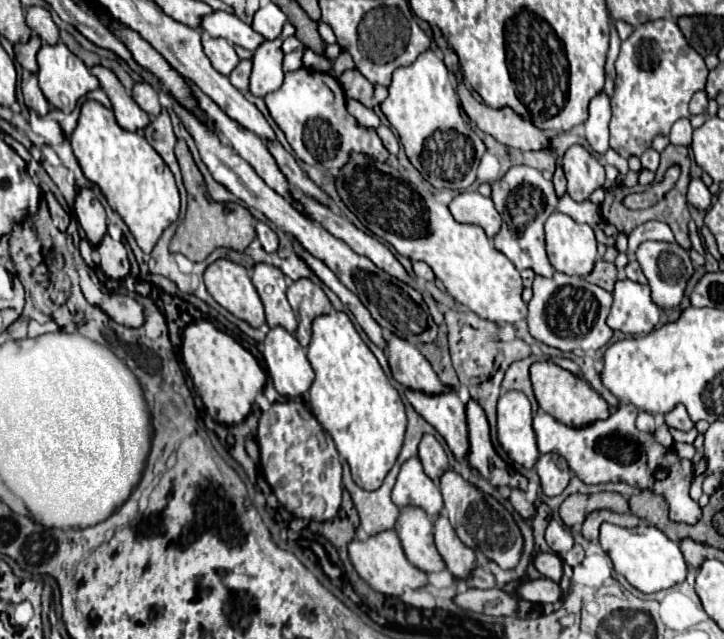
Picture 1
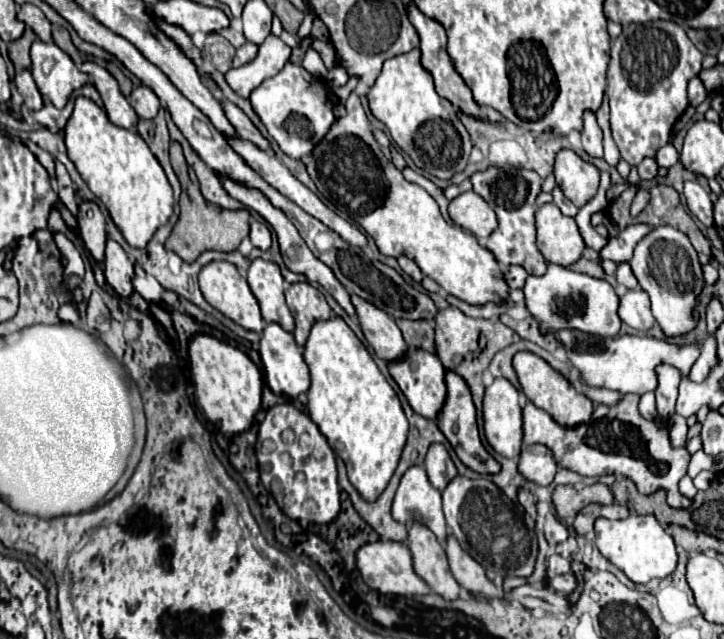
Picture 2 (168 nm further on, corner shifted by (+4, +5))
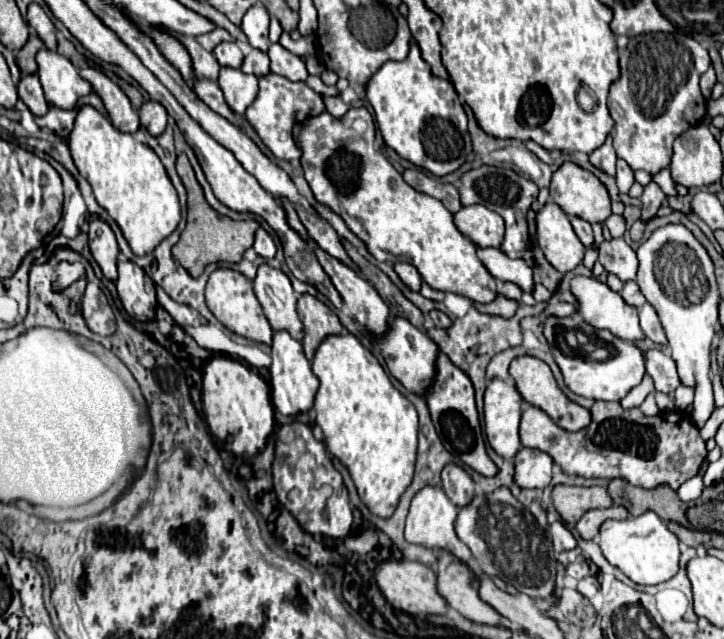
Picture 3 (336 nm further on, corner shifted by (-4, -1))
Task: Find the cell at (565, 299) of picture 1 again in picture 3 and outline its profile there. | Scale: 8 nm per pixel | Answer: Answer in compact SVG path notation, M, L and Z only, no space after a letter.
M574 276L570 280L570 290L578 298L578 314L584 316L584 320L596 328L606 328L618 338L626 342L636 342L644 338L644 332L638 324L638 310L634 306L628 306L622 296L614 290L610 290L604 282L598 282L596 278L584 278L584 276Z

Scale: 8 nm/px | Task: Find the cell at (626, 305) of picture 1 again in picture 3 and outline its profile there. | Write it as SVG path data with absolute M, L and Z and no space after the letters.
M648 302L640 308L640 326L642 326L644 334L646 334L652 342L656 342L656 344L660 344L660 346L666 346L666 344L668 344L668 340L666 340L666 336L664 336L664 328L662 328L662 324L660 324L660 318L658 318L656 310L652 308L652 304L648 304Z

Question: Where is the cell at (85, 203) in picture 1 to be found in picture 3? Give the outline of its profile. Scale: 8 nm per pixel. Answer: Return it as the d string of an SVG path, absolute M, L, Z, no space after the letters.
M94 220L90 224L90 232L88 232L88 246L90 246L92 258L102 268L104 278L114 282L118 276L116 274L116 260L118 260L120 248L118 248L112 228L102 220Z

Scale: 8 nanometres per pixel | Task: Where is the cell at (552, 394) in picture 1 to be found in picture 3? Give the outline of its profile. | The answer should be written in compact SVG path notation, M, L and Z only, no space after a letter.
M534 356L514 358L512 364L510 364L510 376L514 378L520 396L522 396L528 404L532 404L532 406L544 410L560 428L564 428L564 430L568 430L568 432L578 432L578 430L582 430L582 428L586 428L586 426L590 424L590 412L588 412L586 408L578 406L576 402L568 400L568 398L560 392L560 388L556 386L554 376L552 376L552 372L550 372L550 368L548 368L542 360L534 358Z

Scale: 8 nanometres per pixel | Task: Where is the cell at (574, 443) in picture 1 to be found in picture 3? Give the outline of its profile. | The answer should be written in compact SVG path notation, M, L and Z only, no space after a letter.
M598 400L590 408L590 414L592 414L592 422L586 428L578 432L566 432L564 428L556 426L546 412L530 406L522 412L520 442L522 446L538 448L546 452L554 460L554 464L558 464L568 474L576 474L584 478L624 478L630 484L640 486L640 488L654 488L658 484L670 484L674 490L678 490L686 478L692 478L698 474L698 468L706 458L706 442L700 438L696 424L692 424L692 420L684 412L678 412L678 414L660 412L658 416L648 418L640 412L640 408L626 410L620 406L620 402Z

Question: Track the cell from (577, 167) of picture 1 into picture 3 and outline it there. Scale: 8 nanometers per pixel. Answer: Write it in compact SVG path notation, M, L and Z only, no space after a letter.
M564 162L554 172L550 196L568 216L578 216L590 224L604 224L612 214L610 196L604 184L572 162Z

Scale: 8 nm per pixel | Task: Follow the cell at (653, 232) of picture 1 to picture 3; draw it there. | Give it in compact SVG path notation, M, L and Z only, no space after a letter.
M624 238L604 240L598 246L598 262L604 266L606 272L616 274L622 282L636 278L638 258L636 252L624 242Z

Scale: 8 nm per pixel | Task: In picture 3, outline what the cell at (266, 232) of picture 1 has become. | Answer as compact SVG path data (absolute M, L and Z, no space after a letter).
M258 228L258 232L256 232L256 240L254 240L254 246L252 246L252 248L254 248L256 254L262 256L264 260L274 258L274 254L276 254L274 240L272 240L272 236L270 236L264 228Z

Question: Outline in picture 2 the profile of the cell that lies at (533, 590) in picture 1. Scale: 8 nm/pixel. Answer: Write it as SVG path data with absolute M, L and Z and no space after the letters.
M574 574L554 576L554 578L552 578L552 588L554 588L558 594L572 594L572 590L576 588L576 578L574 578Z

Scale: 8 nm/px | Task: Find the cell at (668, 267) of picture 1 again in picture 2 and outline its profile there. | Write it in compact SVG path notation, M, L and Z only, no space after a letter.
M658 226L654 232L650 232L638 242L630 266L640 286L648 292L652 302L652 314L666 336L678 336L696 326L692 308L696 296L700 294L704 278L696 250L692 248L686 234L672 226Z

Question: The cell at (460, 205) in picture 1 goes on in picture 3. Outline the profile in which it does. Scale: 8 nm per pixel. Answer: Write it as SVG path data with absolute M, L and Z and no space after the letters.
M482 204L464 206L454 214L456 228L478 248L500 248L504 240L504 220Z

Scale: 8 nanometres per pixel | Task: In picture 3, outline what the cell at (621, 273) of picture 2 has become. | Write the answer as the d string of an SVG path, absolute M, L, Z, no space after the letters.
M626 282L626 284L624 284L624 290L620 292L620 296L624 298L626 304L630 304L630 306L634 306L634 308L640 308L640 306L646 302L646 300L644 300L644 294L640 292L640 288L638 288L636 282Z

